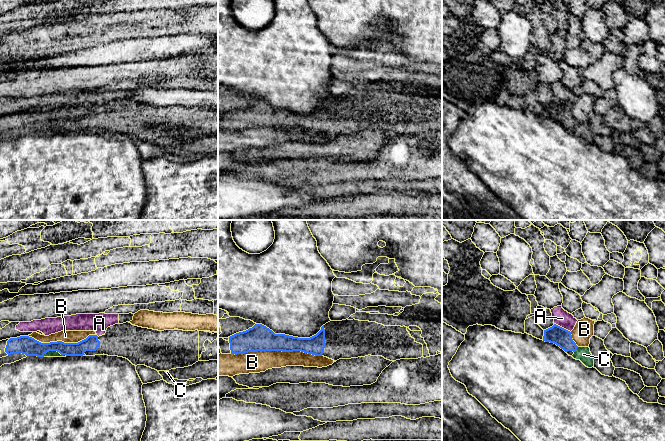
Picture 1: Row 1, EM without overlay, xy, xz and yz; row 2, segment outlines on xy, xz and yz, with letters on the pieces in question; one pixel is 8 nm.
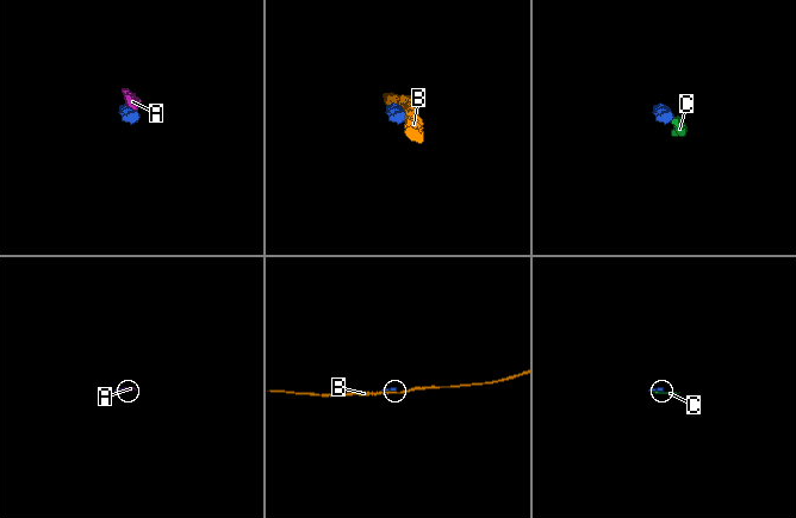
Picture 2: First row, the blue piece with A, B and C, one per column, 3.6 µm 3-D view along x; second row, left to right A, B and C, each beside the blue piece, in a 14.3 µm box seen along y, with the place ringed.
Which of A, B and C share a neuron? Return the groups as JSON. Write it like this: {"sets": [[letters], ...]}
{"sets": [["A"], ["B"], ["C"]]}

